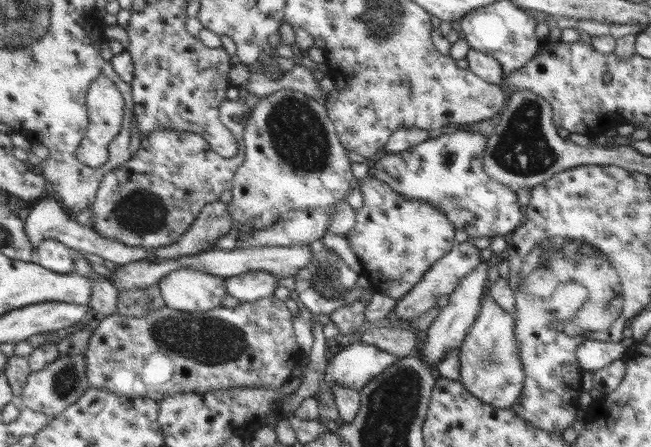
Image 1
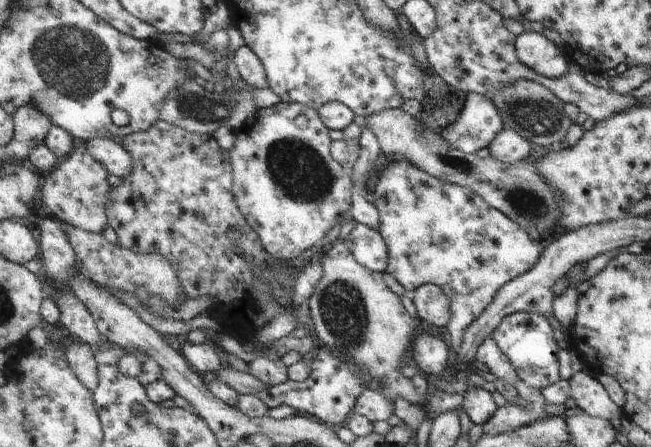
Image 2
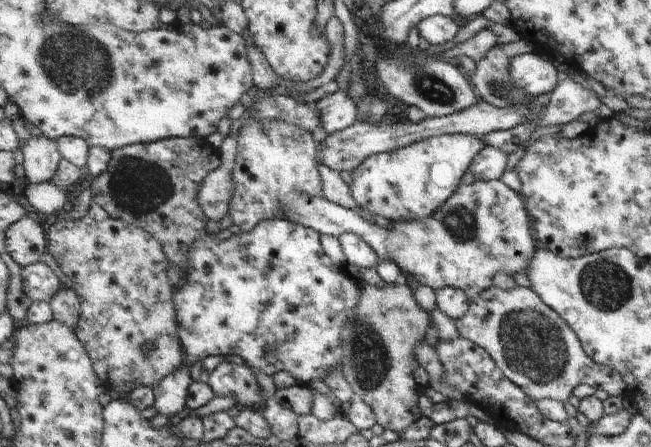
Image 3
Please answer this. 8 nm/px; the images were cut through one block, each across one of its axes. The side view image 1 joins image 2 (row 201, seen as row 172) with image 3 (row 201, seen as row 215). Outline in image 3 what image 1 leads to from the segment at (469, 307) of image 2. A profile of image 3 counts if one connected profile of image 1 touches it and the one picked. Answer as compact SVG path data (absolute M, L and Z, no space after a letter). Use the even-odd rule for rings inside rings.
M475 180L469 186L459 186L459 190L453 194L453 198L449 198L449 202L445 202L445 206L441 206L431 218L389 222L389 228L377 226L375 222L367 220L359 212L339 206L325 196L307 198L305 194L301 194L293 202L289 202L289 208L285 208L285 212L291 222L313 228L323 236L341 238L343 234L357 234L363 240L367 240L373 246L373 250L377 250L377 254L381 256L383 262L389 260L389 262L397 264L397 268L403 274L409 274L419 286L431 286L435 290L457 288L457 290L463 290L463 294L467 294L471 298L471 302L475 302L481 292L493 288L495 274L507 274L507 276L527 274L529 264L533 262L535 246L531 240L529 222L527 222L529 214L525 214L527 210L523 210L523 206L525 204L521 204L521 200L499 180L491 180L491 182Z

